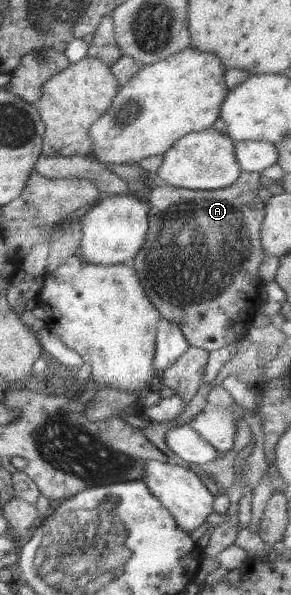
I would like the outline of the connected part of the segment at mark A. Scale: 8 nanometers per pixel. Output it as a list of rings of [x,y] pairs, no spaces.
[[[243,172],[234,185],[218,191],[186,191],[165,184],[149,195],[148,233],[144,245],[133,257],[134,269],[146,297],[159,311],[161,319],[178,325],[190,346],[212,352],[242,340],[263,303],[259,290],[265,282],[258,276],[258,267],[265,253],[260,230],[265,203],[273,195],[261,185],[261,176],[261,173]]]

